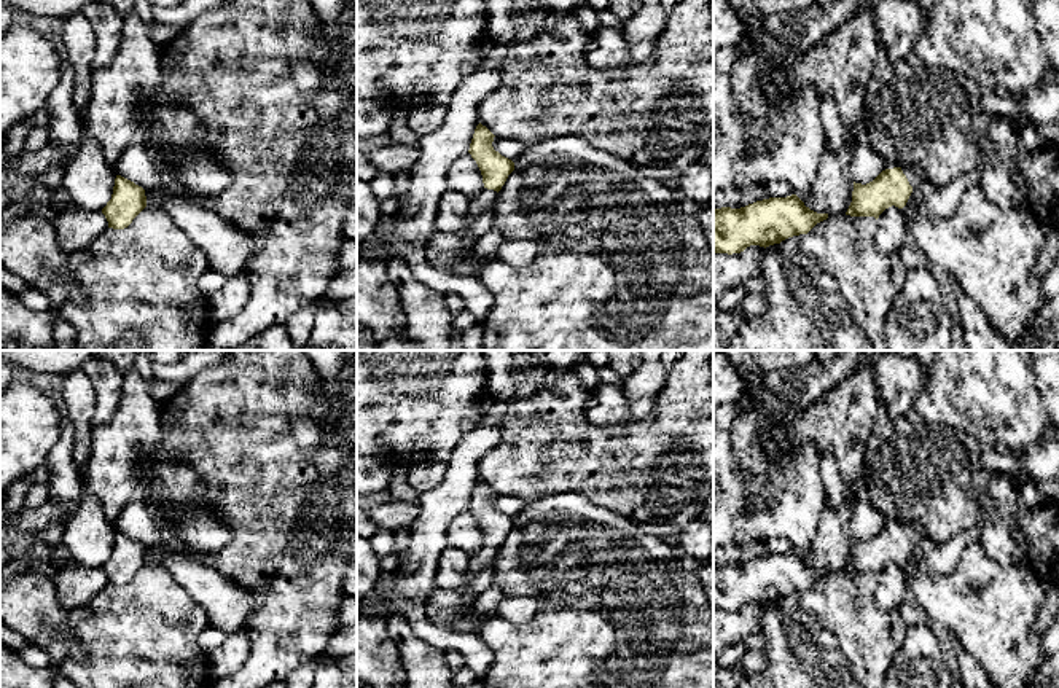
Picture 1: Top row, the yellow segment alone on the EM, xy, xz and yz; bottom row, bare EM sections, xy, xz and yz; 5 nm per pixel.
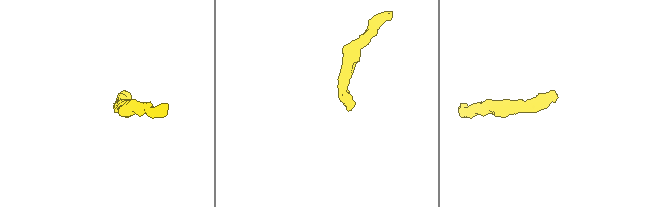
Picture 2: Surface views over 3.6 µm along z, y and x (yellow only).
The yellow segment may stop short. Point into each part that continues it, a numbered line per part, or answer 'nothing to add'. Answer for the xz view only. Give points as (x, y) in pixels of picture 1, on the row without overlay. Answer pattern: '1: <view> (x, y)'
1: xz (486, 555)

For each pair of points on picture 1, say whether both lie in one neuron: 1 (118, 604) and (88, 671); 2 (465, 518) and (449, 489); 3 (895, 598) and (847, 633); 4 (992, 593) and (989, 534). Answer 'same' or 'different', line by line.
1: same
2: different
3: different
4: different

